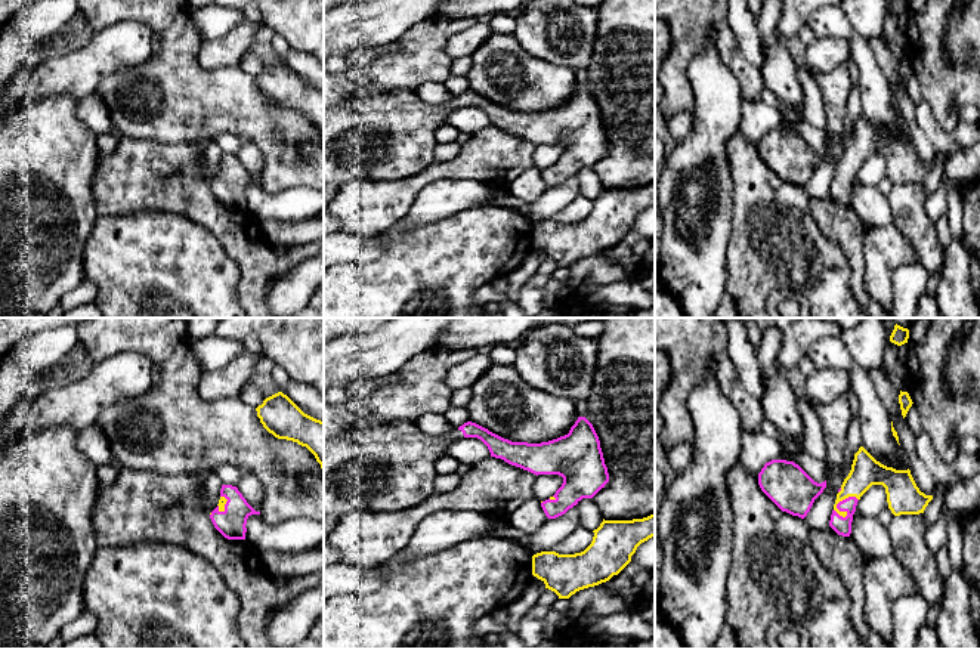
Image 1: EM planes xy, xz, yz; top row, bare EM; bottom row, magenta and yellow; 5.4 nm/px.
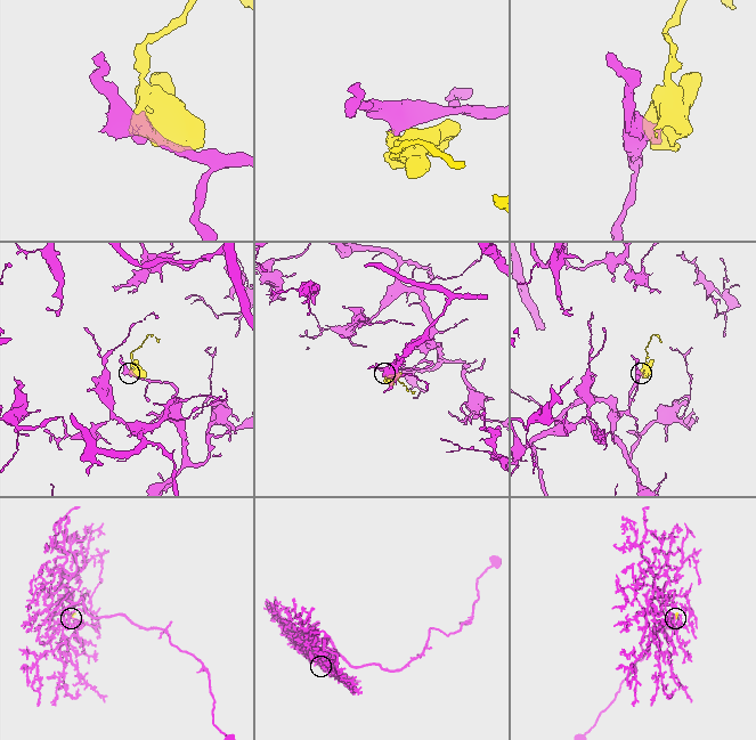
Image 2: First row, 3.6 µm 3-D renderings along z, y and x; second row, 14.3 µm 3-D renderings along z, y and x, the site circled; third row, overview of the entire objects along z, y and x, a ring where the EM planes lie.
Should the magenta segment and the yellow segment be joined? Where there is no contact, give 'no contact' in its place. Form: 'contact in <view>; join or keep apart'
contact in yz; join

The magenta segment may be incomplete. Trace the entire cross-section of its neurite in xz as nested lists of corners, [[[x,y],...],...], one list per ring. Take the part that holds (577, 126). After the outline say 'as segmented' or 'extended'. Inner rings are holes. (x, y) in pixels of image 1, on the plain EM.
[[[578,86],[568,103],[541,112],[511,111],[472,90],[445,103],[429,103],[406,89],[380,92],[364,87],[343,103],[324,109],[324,211],[337,192],[352,180],[404,179],[429,167],[435,161],[436,132],[460,106],[477,106],[488,115],[491,126],[537,145],[562,145],[563,152],[556,163],[541,170],[548,188],[565,183],[582,167],[593,167],[609,151],[599,105],[585,86]]]; extended

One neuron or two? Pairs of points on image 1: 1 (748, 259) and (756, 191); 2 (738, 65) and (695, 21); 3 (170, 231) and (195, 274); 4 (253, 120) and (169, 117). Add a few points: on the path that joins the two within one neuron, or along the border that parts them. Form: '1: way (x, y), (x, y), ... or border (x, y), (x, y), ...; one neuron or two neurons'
1: way (747, 243), (748, 231), (759, 221), (759, 207); one neuron
2: way (729, 49), (722, 30), (711, 19); one neuron
3: way (170, 241), (170, 249), (185, 263); one neuron
4: way (232, 114), (189, 114); one neuron

